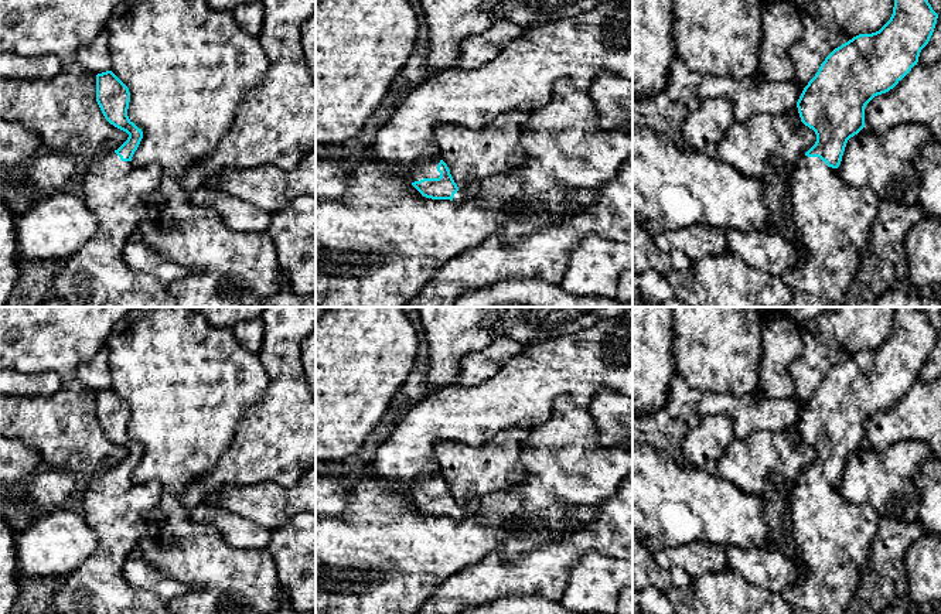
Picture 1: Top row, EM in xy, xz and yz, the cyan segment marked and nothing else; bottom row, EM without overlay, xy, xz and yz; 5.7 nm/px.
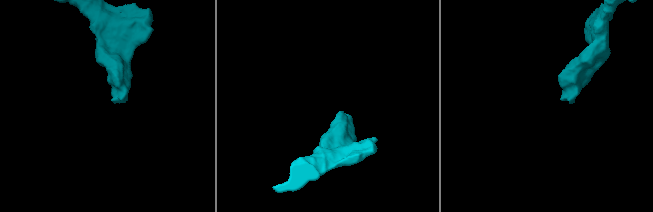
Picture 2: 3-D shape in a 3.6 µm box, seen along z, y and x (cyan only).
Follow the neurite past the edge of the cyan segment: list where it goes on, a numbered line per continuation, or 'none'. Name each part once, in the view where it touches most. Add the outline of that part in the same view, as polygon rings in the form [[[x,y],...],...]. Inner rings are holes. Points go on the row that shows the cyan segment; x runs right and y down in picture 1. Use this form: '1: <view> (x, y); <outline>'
1: xz (422, 169); [[[440,157],[417,160],[410,167],[410,180],[412,180],[412,183],[420,181],[423,178],[439,178],[440,177],[440,173],[437,171],[439,163],[440,163]]]

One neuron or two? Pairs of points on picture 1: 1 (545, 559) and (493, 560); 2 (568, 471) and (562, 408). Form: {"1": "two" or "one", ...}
{"1": "one", "2": "one"}

